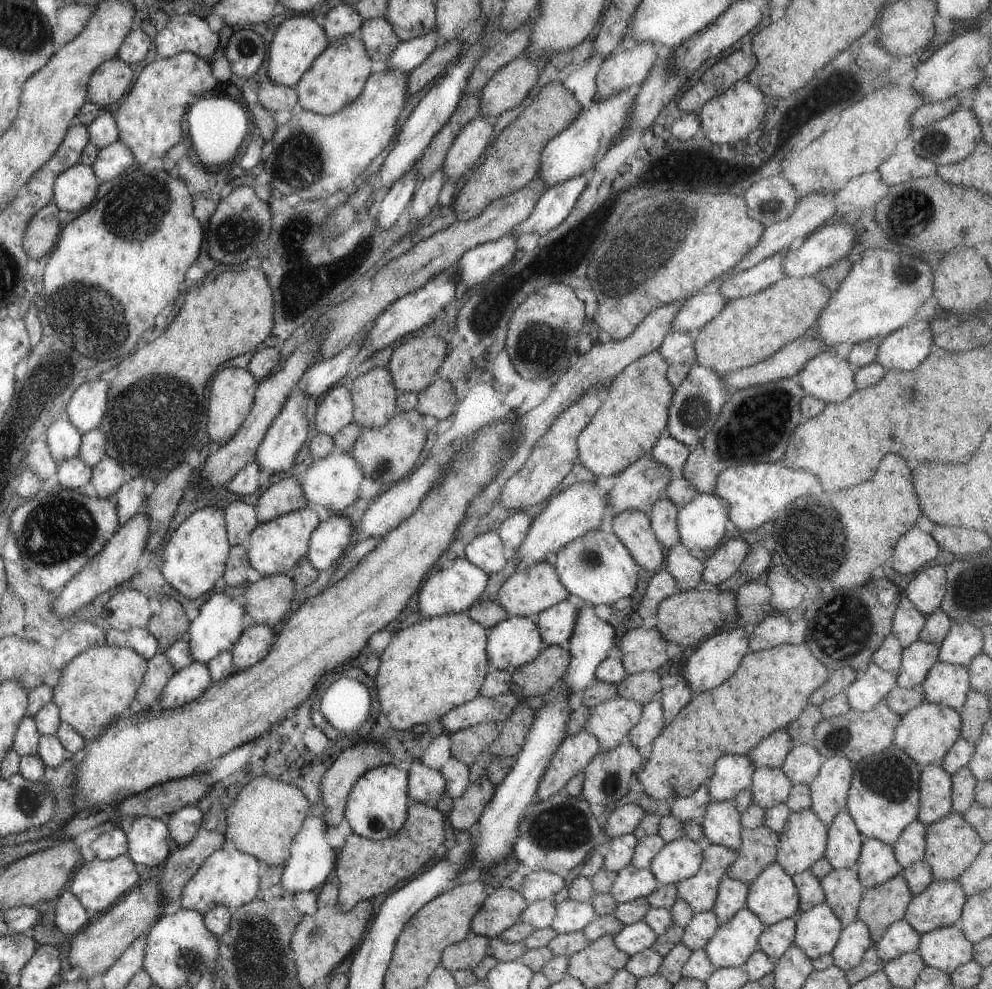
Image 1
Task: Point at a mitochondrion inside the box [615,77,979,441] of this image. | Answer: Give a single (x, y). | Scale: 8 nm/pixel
(910, 210)

